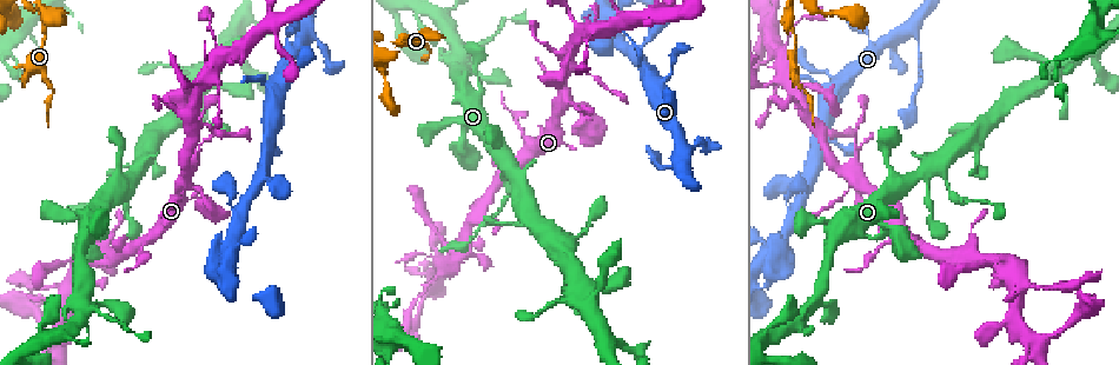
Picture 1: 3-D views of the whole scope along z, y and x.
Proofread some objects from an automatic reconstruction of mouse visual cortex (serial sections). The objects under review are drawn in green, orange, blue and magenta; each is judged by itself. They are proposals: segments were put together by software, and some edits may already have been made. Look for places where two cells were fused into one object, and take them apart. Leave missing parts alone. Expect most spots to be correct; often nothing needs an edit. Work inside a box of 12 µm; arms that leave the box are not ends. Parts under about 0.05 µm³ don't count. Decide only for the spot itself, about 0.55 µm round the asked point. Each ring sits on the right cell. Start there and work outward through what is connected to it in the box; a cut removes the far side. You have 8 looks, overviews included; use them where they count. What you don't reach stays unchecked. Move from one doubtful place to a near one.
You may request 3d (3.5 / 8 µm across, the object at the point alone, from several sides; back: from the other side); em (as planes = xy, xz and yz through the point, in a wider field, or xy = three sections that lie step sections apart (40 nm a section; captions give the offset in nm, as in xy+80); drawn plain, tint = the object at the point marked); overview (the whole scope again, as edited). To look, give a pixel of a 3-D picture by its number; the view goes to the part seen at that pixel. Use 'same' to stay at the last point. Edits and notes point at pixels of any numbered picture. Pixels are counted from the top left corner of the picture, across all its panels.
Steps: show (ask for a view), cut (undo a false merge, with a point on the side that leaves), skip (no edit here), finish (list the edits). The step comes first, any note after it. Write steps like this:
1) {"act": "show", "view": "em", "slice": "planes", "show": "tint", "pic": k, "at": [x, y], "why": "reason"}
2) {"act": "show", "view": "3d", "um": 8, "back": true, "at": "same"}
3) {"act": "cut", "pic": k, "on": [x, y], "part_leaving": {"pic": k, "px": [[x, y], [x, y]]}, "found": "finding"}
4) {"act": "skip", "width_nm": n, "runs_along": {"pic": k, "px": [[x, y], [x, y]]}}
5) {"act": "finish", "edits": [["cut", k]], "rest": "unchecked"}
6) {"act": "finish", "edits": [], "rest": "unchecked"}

{"act": "show", "view": "3d", "um": 3.5, "pic": 1, "at": [946, 187], "why": "thin neck"}

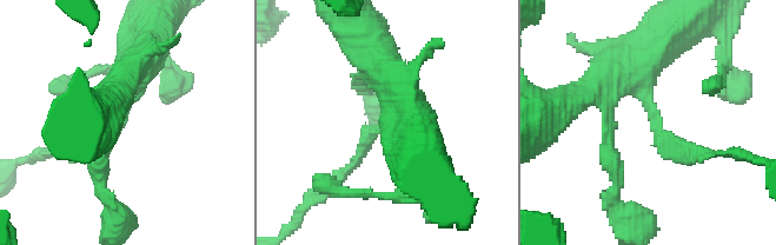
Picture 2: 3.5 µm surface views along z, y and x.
{"act": "show", "view": "em", "slice": "xy", "step": 2, "show": "tint", "pic": 2, "at": [652, 116], "arm_widths_nm": [200, 400]}

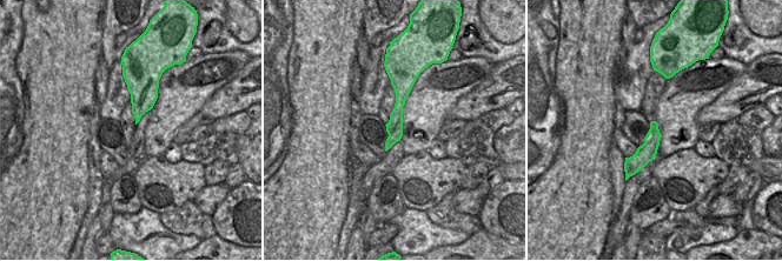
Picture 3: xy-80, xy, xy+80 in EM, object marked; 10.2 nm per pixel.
{"act": "skip", "runs_along": {"pic": 2, "px": [[607, 70], [637, 77], [655, 131], [697, 153]]}, "found": "one cell here"}

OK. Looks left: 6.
{"act": "show", "view": "3d", "um": 3.5, "pic": 1, "at": [918, 35], "why": "abrupt turn"}

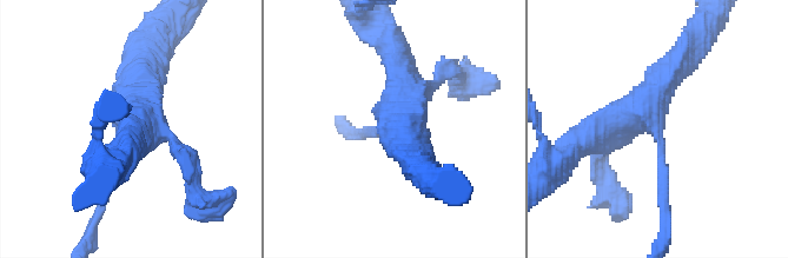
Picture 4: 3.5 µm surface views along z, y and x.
{"act": "show", "view": "em", "slice": "xy", "step": 2, "show": "tint", "pic": 4, "at": [653, 127], "why": "need the tissue"}

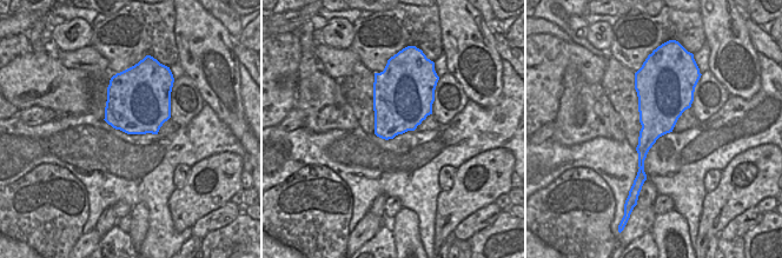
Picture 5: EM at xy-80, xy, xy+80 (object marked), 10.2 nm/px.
{"act": "skip", "arm_widths_nm": [150, 200, 400, 400], "runs_along": {"pic": 4, "px": [[580, 143], [643, 113], [692, 48]]}, "found": "all the same cell"}

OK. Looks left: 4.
{"act": "show", "view": "3d", "um": 3.5, "pic": 1, "at": [669, 106], "why": "thick turns thin"}

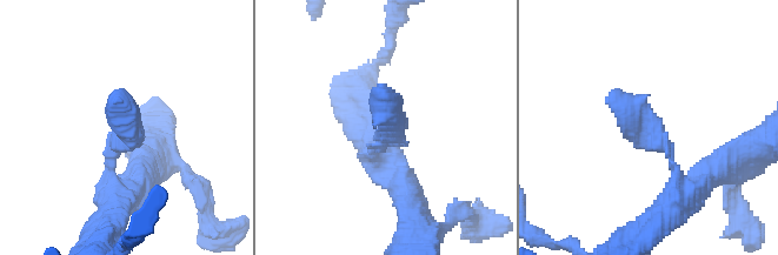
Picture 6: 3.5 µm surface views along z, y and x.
{"act": "show", "view": "em", "slice": "xy", "step": 1, "show": "tint", "pic": 6, "at": [127, 124], "why": "shape alone is not enough"}

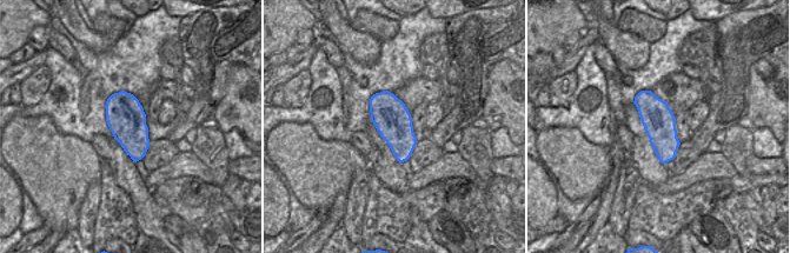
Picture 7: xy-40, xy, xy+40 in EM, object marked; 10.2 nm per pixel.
{"act": "skip", "runs_along": {"pic": 6, "px": [[679, 187], [670, 151], [612, 89]]}, "found": "all the same cell"}

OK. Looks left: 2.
{"act": "finish", "edits": [], "rest": "unchecked"}

